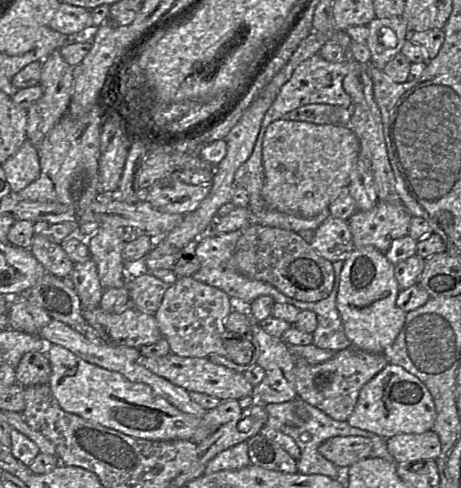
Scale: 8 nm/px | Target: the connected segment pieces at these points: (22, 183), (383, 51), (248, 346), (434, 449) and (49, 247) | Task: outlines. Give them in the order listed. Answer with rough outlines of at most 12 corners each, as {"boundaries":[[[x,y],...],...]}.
{"boundaries":[[[26,139],[2,164],[12,193],[40,174],[37,148]],[[402,17],[367,27],[371,63],[383,70],[409,40]],[[184,276],[154,316],[173,354],[244,364],[252,337],[224,331],[235,300]],[[433,430],[386,439],[396,464],[435,460],[440,440]],[[34,235],[29,251],[46,271],[70,278],[75,264],[61,245]]]}

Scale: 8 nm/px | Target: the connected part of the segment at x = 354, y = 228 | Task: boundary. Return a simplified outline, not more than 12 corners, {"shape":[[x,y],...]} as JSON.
{"shape":[[378,201],[347,220],[356,248],[385,253],[408,235],[403,204]]}

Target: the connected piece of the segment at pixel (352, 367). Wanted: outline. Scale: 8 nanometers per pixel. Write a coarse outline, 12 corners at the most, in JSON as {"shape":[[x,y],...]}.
{"shape":[[350,346],[297,361],[298,399],[347,421],[362,387],[388,362]]}

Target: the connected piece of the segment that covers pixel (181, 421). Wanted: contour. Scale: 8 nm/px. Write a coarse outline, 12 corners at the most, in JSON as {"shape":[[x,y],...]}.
{"shape":[[51,346],[64,411],[134,438],[191,441],[242,411],[202,418],[150,386]]}

